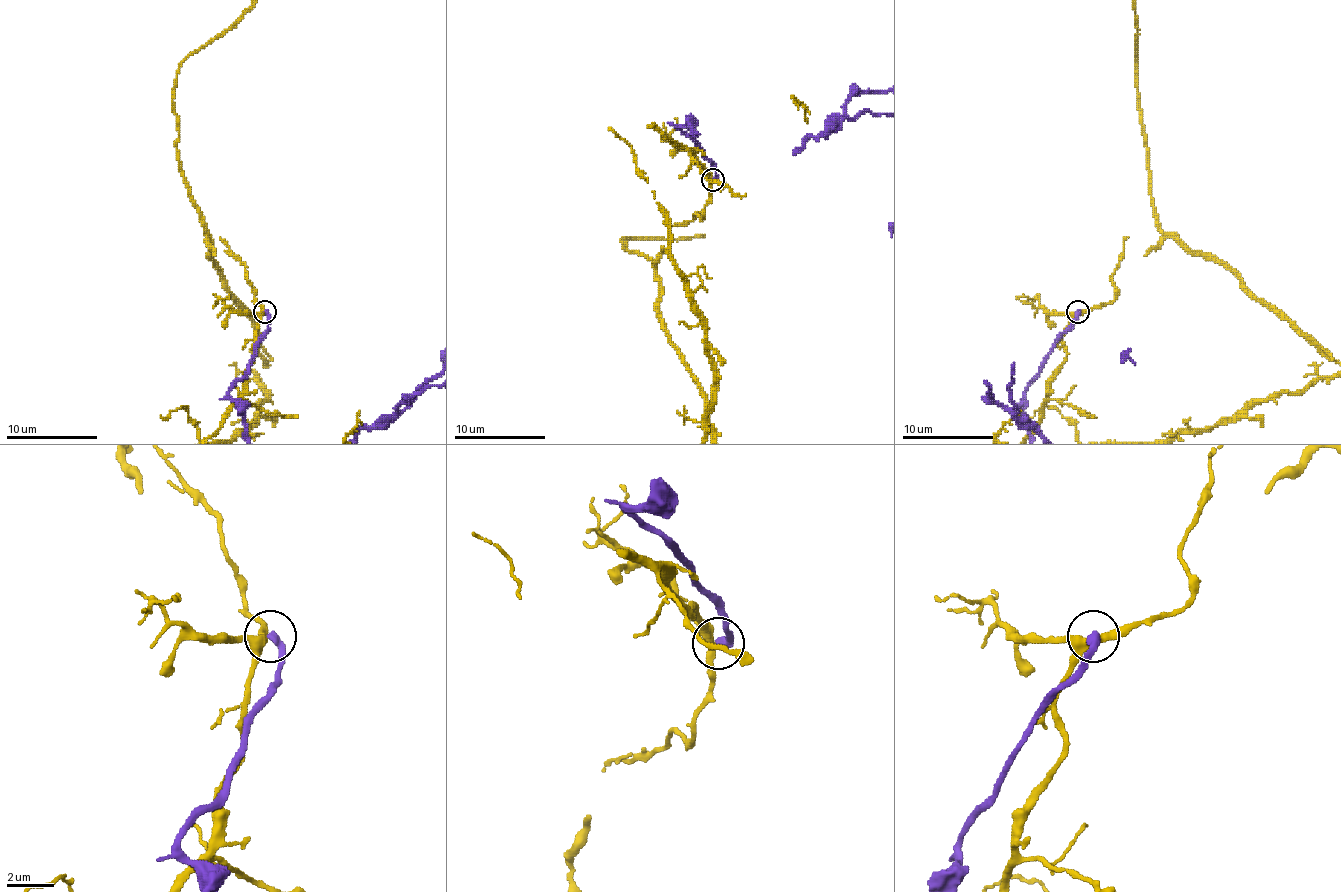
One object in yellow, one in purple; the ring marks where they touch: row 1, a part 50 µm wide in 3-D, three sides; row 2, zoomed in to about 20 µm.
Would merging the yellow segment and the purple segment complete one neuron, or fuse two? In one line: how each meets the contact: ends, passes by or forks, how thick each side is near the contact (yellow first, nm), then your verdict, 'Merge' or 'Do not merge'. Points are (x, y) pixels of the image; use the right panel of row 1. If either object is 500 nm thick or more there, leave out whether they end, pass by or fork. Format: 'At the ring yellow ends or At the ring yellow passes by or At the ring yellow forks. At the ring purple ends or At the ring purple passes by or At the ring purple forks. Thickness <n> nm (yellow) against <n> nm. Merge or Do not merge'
At the ring yellow forks. At the ring purple ends. Thickness 320 nm (yellow) against 380 nm. Merge

